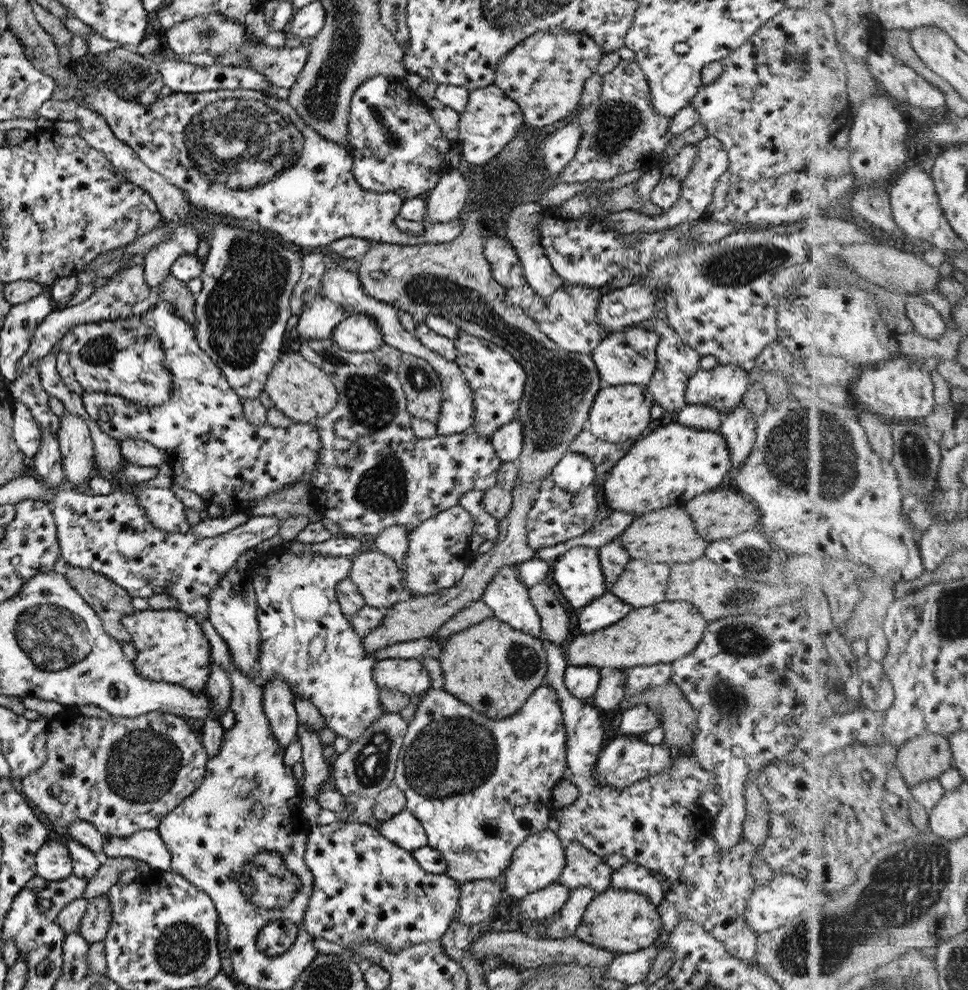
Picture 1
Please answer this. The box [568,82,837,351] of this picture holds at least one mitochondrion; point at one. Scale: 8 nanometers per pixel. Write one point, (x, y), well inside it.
(737, 267)

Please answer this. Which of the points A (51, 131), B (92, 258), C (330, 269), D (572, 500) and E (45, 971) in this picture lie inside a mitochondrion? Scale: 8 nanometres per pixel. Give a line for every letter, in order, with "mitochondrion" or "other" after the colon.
A: other
B: other
C: other
D: mitochondrion
E: other

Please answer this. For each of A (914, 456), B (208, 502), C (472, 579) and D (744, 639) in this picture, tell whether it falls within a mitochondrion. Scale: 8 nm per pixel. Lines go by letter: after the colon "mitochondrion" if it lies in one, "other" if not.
A: mitochondrion
B: other
C: other
D: mitochondrion

